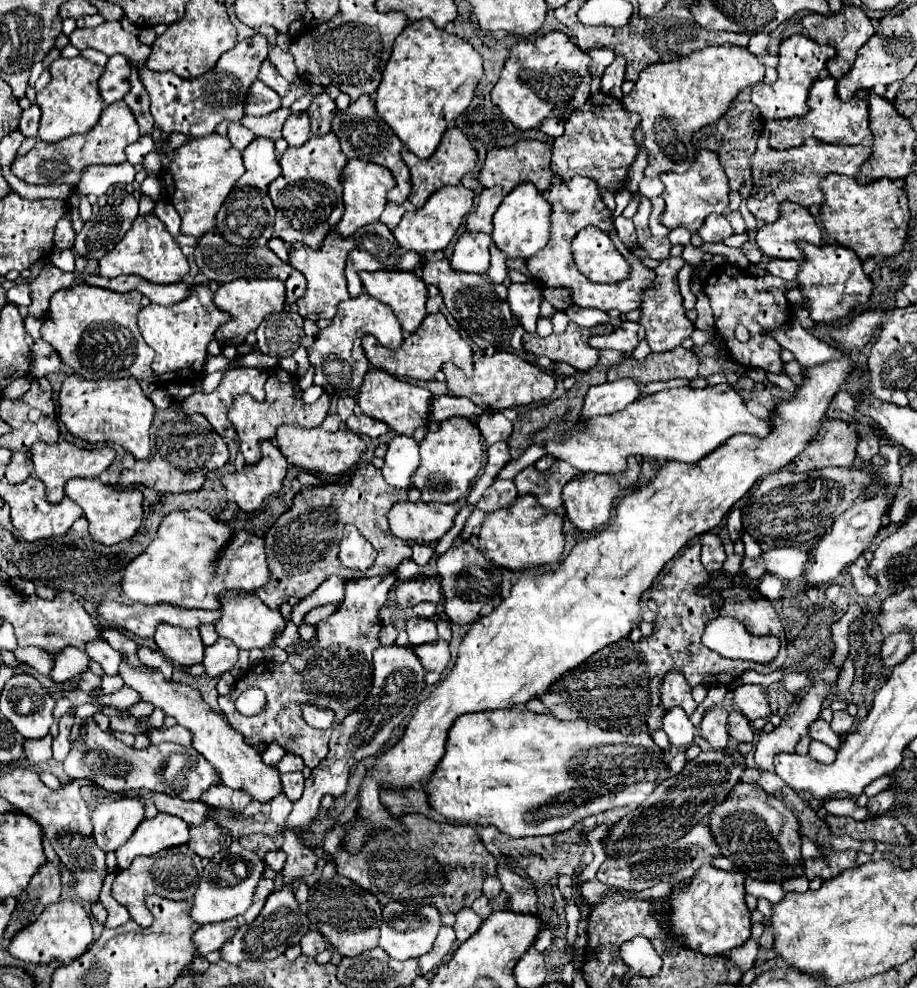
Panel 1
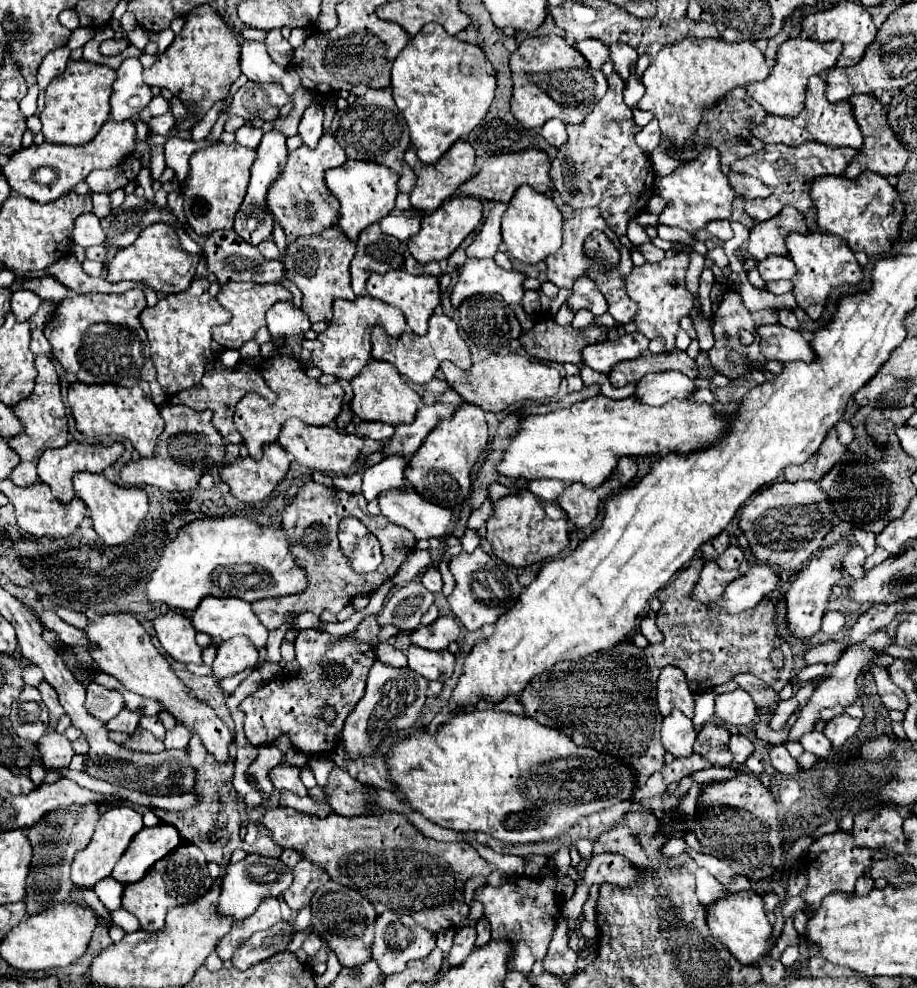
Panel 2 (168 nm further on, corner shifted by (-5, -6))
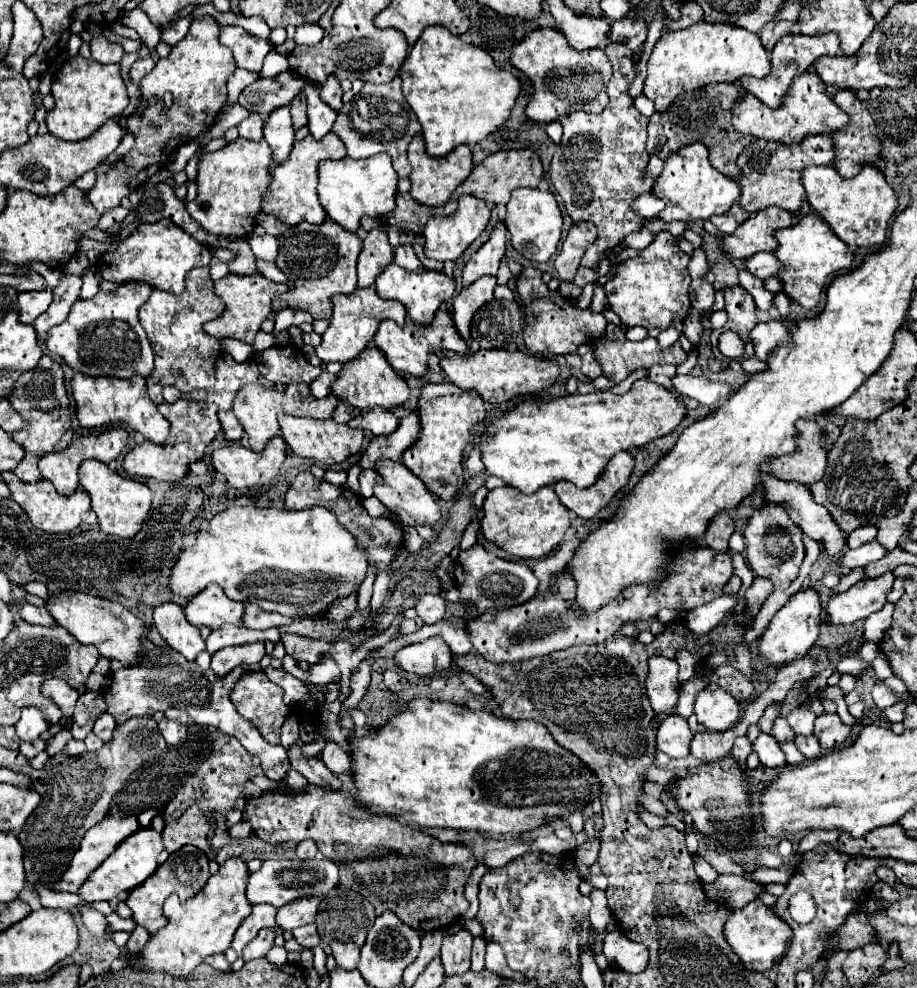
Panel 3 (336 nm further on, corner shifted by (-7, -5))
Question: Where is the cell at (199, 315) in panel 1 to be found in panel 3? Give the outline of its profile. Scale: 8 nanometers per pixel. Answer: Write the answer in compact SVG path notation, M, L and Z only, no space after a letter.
M208 266L196 268L186 278L186 290L182 294L166 294L152 290L148 302L140 308L140 324L148 334L154 350L154 372L146 380L148 394L154 404L164 402L162 390L174 386L180 392L192 392L200 388L212 388L216 382L214 362L220 356L220 340L204 334L202 326L216 320L224 312L224 302L214 294L214 282L210 280Z

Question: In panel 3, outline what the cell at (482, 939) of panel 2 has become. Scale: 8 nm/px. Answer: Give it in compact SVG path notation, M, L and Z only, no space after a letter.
M474 938L472 946L472 970L484 970L484 954L486 954L486 938Z

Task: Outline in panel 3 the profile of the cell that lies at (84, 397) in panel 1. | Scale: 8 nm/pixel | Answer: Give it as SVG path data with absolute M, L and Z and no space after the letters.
M74 374L72 396L76 400L76 416L82 428L102 428L102 426L118 426L126 424L134 432L140 432L150 442L164 442L170 434L168 420L158 412L156 404L150 400L146 392L146 380L136 376L128 380L120 378L90 378L84 374Z

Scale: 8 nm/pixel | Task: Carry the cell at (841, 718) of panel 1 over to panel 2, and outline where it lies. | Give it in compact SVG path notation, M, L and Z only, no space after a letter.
M842 713L842 715L826 721L824 735L830 739L832 747L838 749L838 747L842 747L858 731L858 725L860 725L858 719L850 717L848 713Z

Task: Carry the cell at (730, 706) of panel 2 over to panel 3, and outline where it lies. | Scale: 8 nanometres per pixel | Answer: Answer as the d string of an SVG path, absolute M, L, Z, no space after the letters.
M702 690L696 696L694 712L708 730L728 730L740 722L740 704L726 690Z

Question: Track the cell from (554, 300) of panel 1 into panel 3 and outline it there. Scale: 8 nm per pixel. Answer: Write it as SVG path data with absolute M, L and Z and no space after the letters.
M608 44L604 48L608 60L614 66L612 80L608 82L610 104L600 114L574 112L560 118L564 126L562 140L554 152L550 164L550 180L560 194L570 218L574 222L594 222L598 228L598 240L586 250L582 266L596 270L604 250L622 242L628 234L644 226L642 218L632 214L632 198L652 190L654 182L648 182L648 152L646 152L646 126L648 118L642 116L628 96L628 86L634 78L632 52L622 44Z

